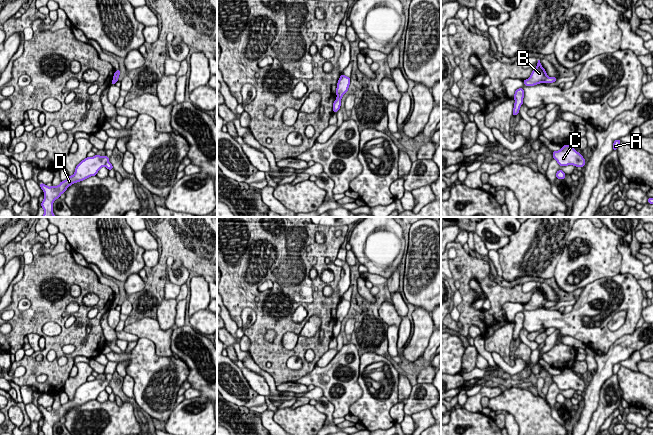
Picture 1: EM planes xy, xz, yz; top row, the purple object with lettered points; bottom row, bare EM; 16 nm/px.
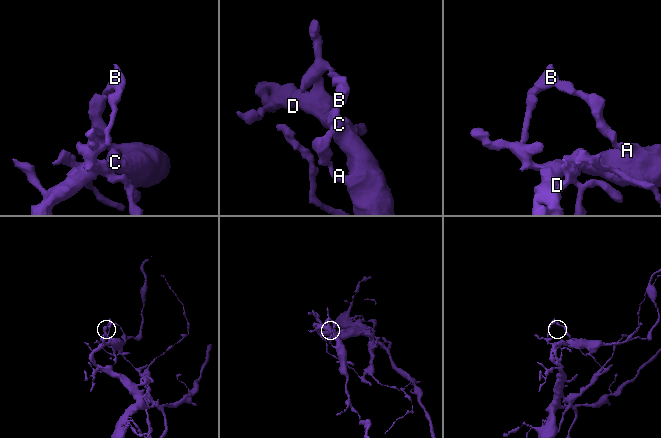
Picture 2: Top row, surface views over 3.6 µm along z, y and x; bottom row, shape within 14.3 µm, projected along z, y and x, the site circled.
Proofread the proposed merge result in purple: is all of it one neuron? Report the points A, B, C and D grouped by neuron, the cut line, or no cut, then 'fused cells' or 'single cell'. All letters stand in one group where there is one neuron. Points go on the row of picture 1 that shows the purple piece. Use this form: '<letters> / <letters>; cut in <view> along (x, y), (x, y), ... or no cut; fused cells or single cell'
A C D / B; cut in yz along (548, 76), (543, 81); fused cells

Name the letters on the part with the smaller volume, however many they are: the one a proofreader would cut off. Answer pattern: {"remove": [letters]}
{"remove": ["B"]}

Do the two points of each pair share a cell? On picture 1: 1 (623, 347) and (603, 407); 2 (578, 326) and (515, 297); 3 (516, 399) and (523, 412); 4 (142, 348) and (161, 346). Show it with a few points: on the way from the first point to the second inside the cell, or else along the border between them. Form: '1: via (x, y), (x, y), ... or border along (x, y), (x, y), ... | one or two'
1: border along (613, 374), (604, 382), (600, 394) | two
2: border along (522, 303), (505, 302), (501, 306), (510, 321) | two
3: via (519, 402), (523, 409) | one
4: border along (139, 337), (149, 339), (159, 356), (174, 355) | two

